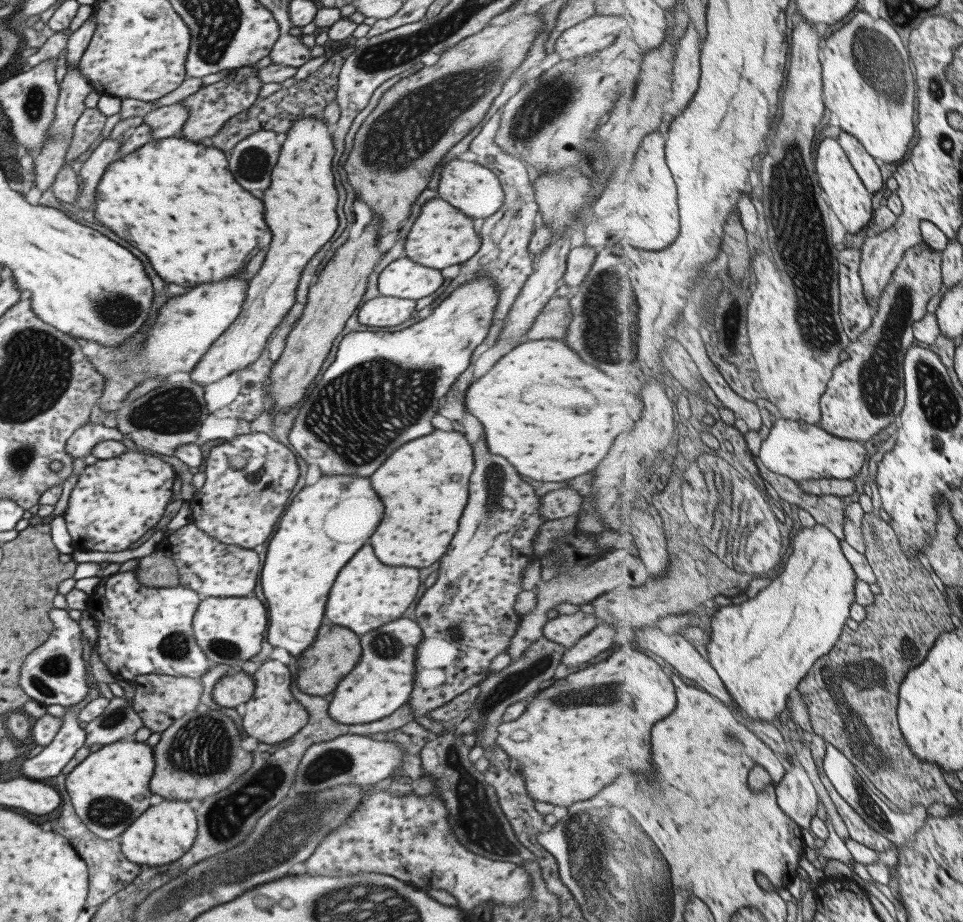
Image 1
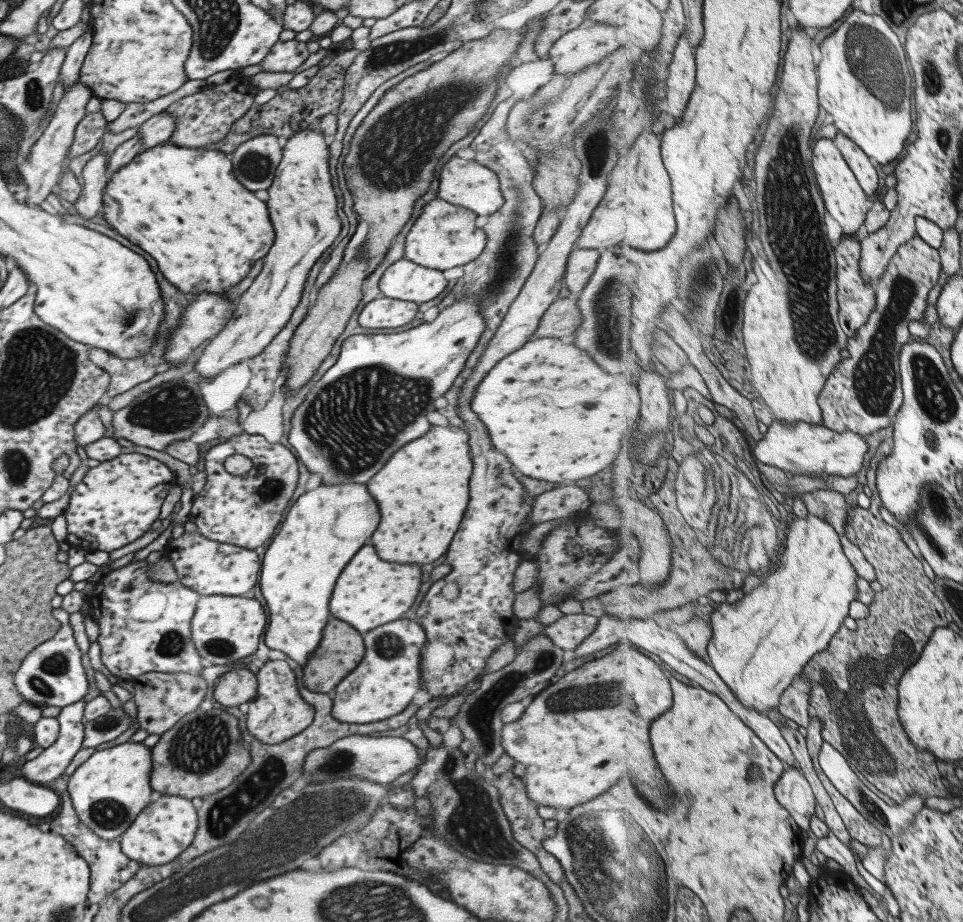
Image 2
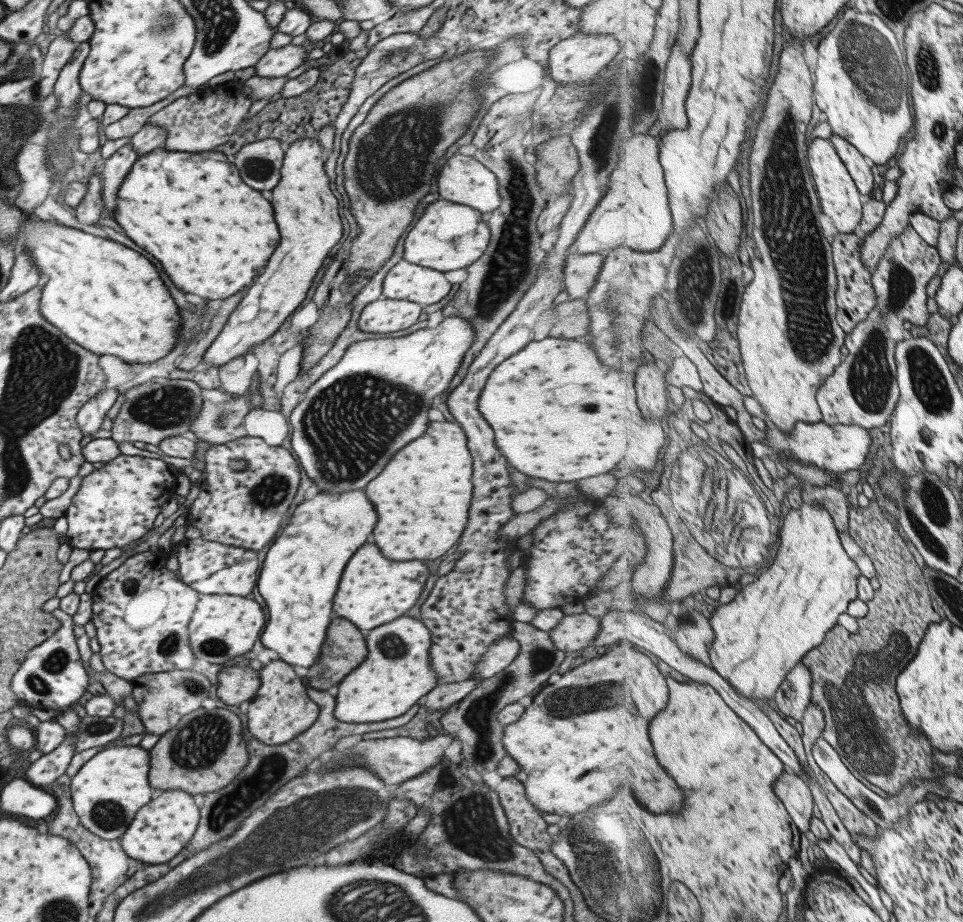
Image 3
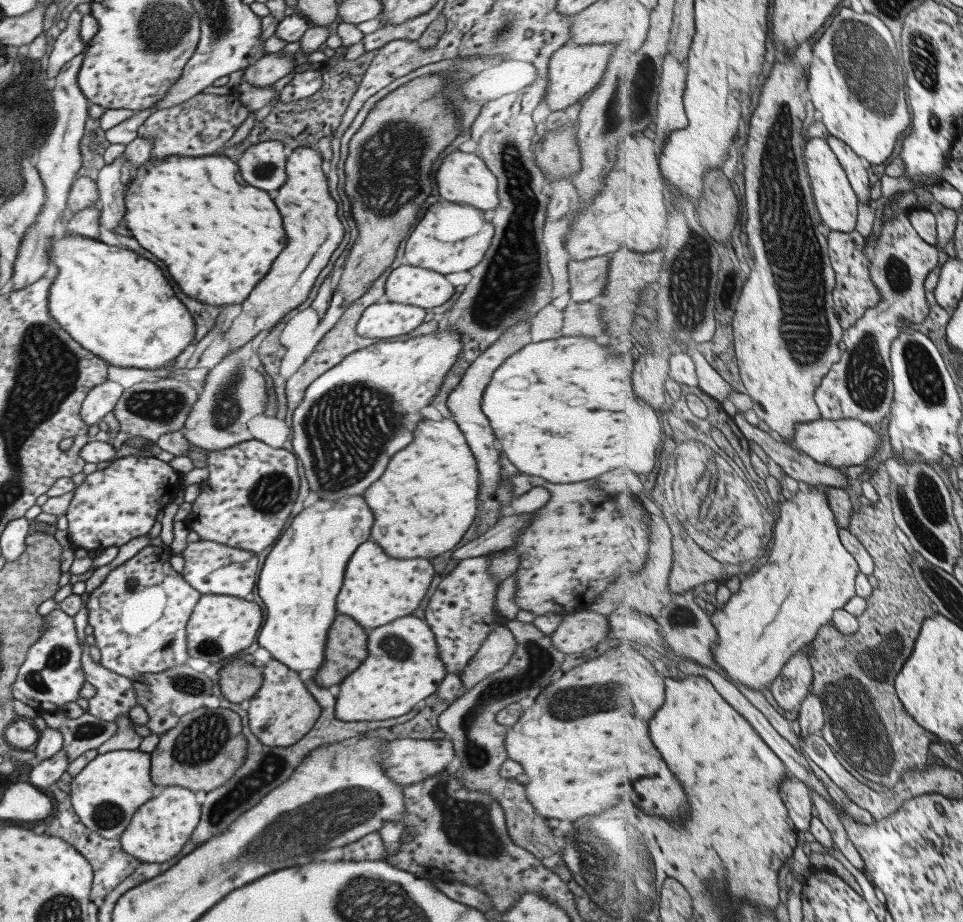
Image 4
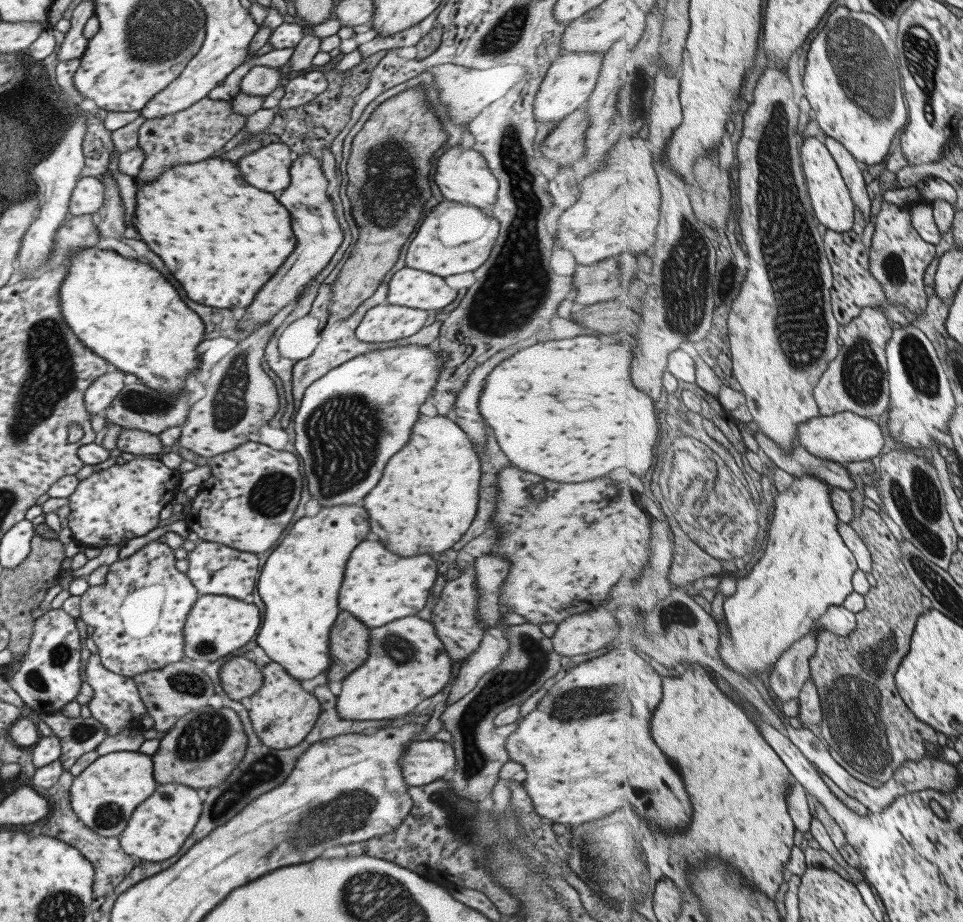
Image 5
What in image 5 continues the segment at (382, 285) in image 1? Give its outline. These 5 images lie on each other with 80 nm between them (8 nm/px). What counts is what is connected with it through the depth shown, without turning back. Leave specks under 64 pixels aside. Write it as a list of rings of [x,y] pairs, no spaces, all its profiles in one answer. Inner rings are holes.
[[[404,266],[387,282],[385,302],[422,311],[441,310],[455,295],[456,290],[449,288],[444,278]]]

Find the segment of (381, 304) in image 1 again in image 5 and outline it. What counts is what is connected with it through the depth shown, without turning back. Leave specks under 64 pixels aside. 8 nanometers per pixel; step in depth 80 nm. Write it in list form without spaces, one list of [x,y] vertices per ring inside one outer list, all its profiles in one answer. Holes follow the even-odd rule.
[[[386,302],[365,311],[354,336],[365,344],[391,342],[417,334],[425,324],[427,312]]]

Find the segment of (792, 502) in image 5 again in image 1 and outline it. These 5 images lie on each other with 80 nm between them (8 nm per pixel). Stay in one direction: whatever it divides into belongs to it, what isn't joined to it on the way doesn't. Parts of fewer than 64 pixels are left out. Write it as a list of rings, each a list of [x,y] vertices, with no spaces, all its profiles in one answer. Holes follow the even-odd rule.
[[[816,523],[814,527],[798,527],[795,529],[795,533],[792,538],[791,553],[786,557],[786,565],[784,571],[777,575],[771,583],[761,589],[756,597],[747,599],[740,605],[726,605],[721,608],[717,608],[715,616],[712,618],[712,634],[711,640],[708,644],[708,661],[716,667],[716,671],[720,674],[723,679],[725,686],[728,687],[728,691],[731,696],[735,699],[738,704],[739,712],[738,715],[745,720],[766,720],[771,722],[778,718],[781,712],[787,710],[787,700],[790,698],[791,692],[798,689],[802,684],[802,681],[808,674],[810,670],[814,668],[814,665],[821,657],[828,656],[833,652],[835,646],[839,644],[840,637],[844,633],[844,628],[847,626],[849,618],[851,618],[851,606],[853,602],[856,602],[856,582],[858,581],[858,574],[855,574],[852,564],[845,558],[843,550],[841,550],[842,540],[833,534],[833,531],[829,530],[826,526]]]

